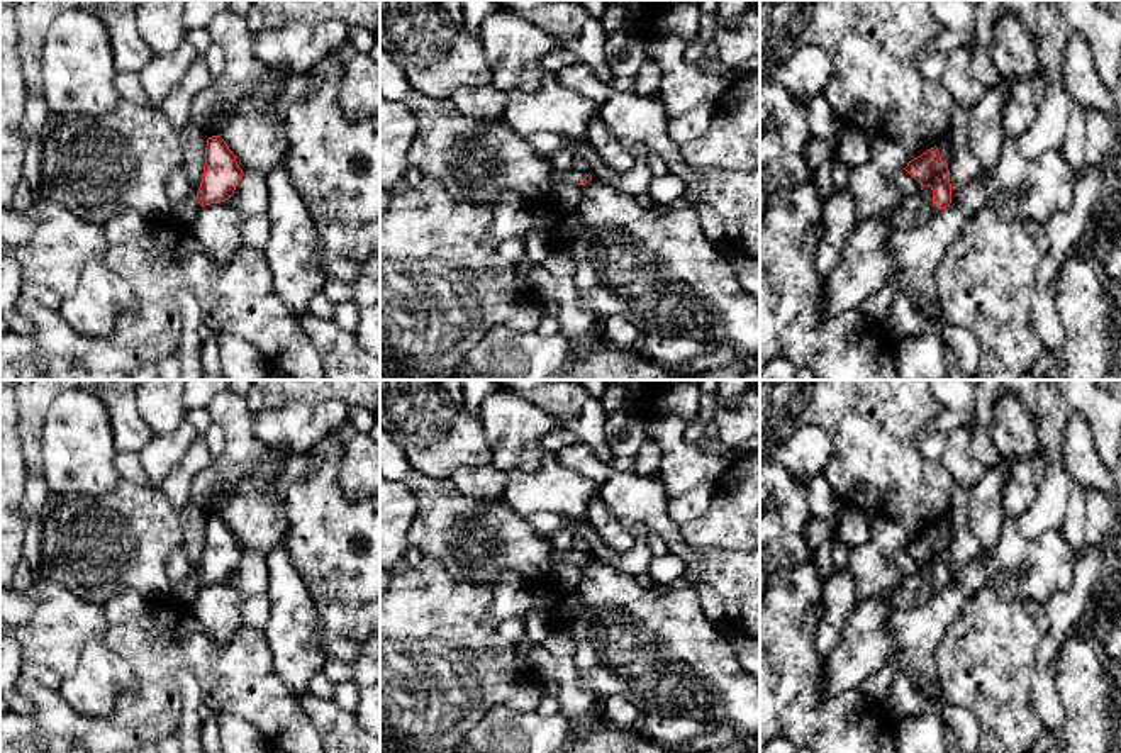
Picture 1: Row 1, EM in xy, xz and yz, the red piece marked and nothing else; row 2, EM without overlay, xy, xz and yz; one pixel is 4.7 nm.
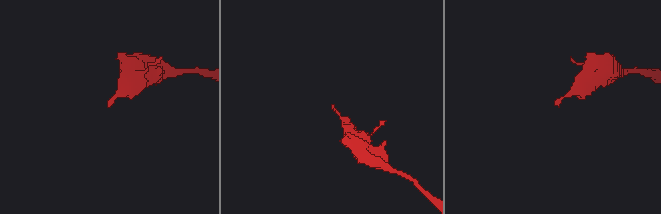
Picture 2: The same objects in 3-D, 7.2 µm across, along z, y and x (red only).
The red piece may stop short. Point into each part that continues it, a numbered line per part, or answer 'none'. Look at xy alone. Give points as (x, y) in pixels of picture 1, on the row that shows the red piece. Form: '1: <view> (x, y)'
none

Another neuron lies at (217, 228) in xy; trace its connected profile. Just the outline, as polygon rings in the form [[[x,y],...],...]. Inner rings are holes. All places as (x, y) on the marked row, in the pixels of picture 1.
[[[224,200],[198,210],[192,219],[192,232],[205,249],[209,259],[226,266],[243,246],[241,226],[244,215]]]

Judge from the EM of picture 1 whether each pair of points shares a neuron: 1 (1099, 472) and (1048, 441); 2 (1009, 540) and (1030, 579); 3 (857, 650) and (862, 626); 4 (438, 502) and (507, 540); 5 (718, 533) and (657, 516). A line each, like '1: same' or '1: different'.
1: different
2: same
3: same
4: same
5: different

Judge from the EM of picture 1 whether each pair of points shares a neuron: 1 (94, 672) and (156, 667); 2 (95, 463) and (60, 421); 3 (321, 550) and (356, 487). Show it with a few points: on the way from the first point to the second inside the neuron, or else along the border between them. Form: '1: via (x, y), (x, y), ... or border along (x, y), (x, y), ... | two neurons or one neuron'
1: border along (102, 640), (134, 679), (117, 706) | two neurons
2: via (85, 453), (70, 431) | one neuron
3: border along (340, 458), (340, 487), (351, 499), (360, 501) | two neurons

